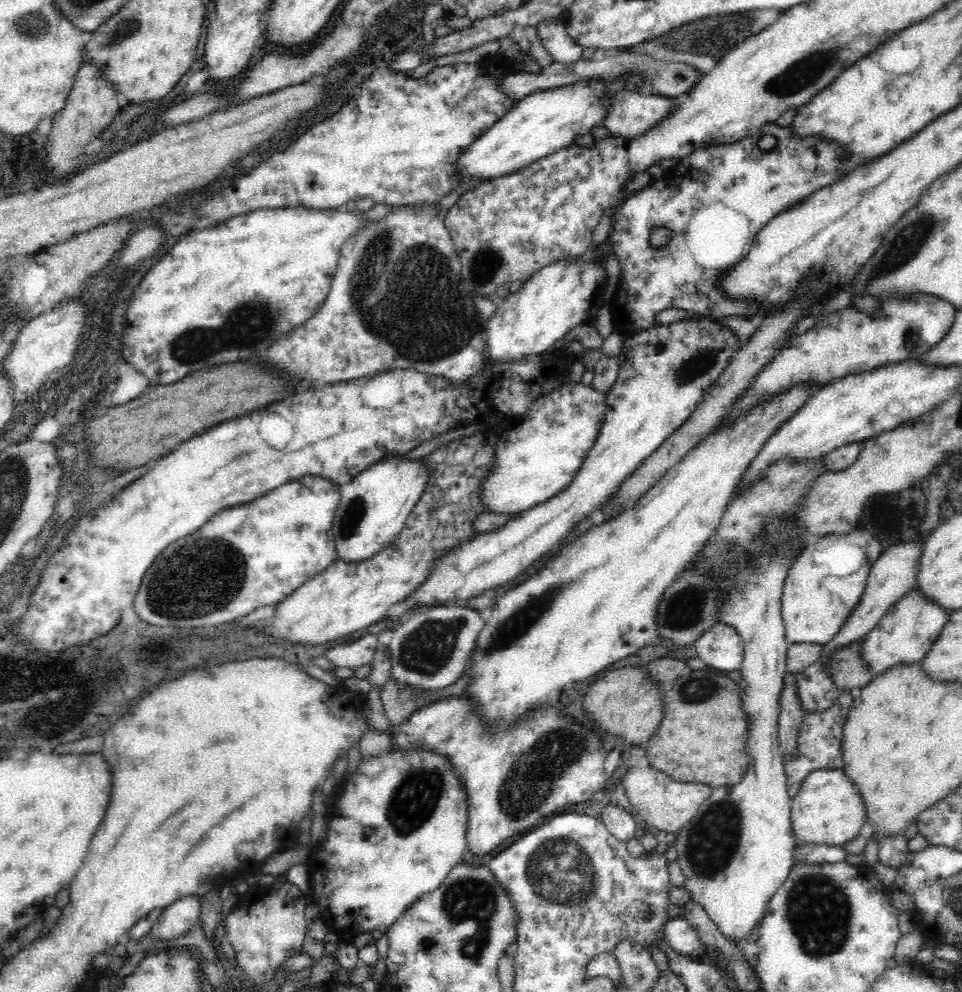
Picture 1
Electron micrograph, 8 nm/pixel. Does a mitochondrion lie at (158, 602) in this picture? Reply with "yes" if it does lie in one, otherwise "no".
yes

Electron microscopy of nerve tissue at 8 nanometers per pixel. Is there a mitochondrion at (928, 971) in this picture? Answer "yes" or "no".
no

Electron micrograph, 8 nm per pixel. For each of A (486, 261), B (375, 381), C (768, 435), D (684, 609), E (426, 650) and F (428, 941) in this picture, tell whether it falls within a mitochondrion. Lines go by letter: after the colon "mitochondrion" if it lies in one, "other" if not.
A: mitochondrion
B: other
C: other
D: mitochondrion
E: mitochondrion
F: mitochondrion

